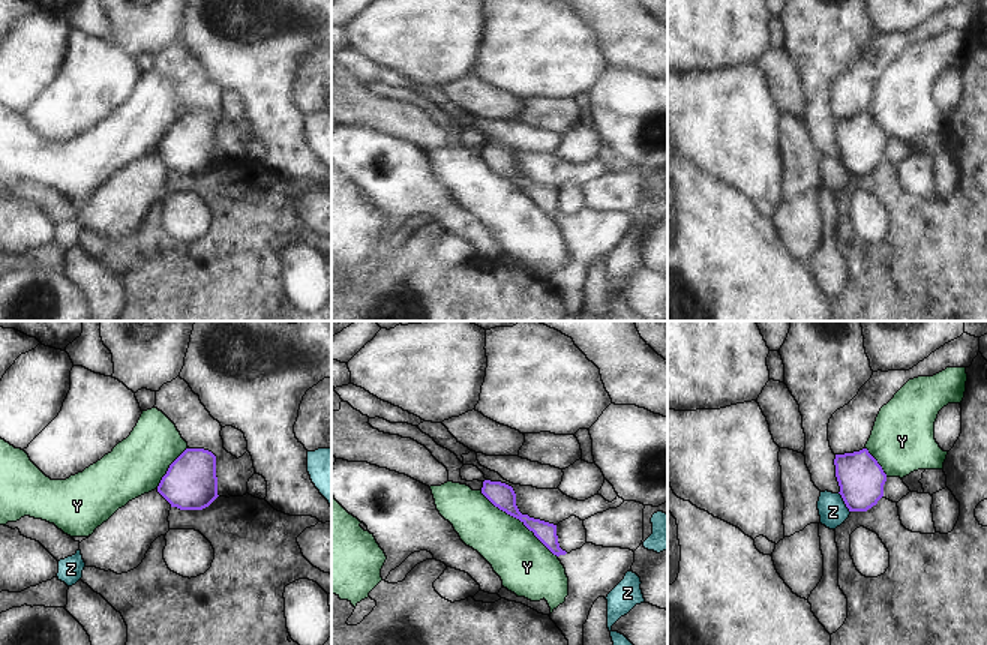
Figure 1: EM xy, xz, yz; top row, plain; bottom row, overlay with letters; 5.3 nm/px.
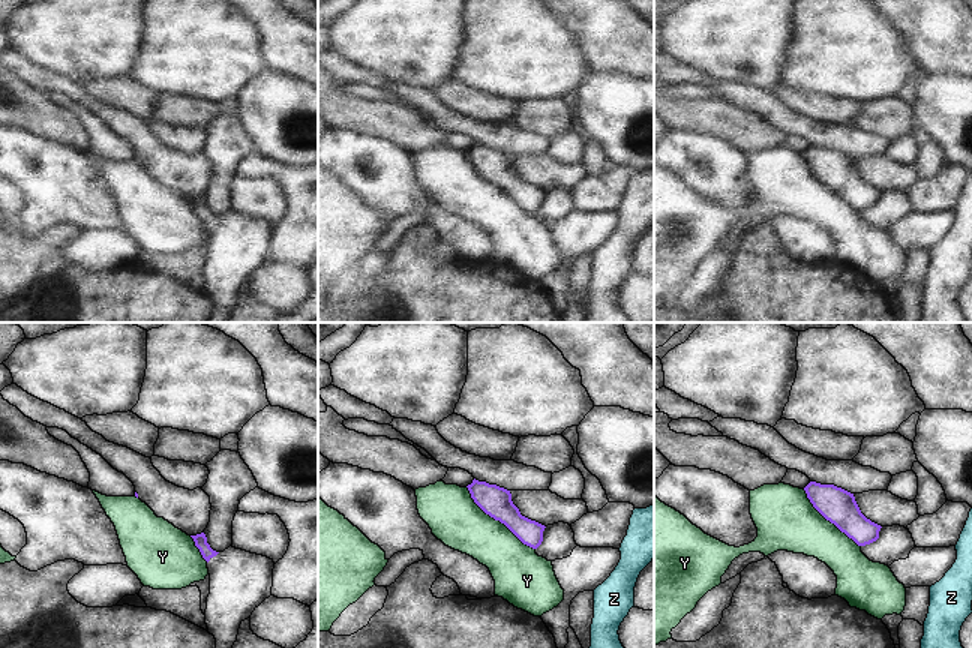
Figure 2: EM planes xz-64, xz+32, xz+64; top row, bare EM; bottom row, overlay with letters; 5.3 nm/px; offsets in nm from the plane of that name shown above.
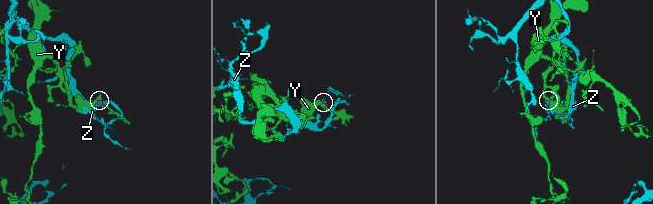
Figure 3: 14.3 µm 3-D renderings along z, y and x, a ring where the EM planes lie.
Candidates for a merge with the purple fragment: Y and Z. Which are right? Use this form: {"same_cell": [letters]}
{"same_cell": []}

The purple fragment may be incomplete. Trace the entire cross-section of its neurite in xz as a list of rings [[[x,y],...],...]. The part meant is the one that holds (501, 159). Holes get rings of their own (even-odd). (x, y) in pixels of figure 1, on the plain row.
[[[484,144],[482,158],[495,171],[519,183],[564,230],[568,242],[568,260],[549,280],[568,304],[566,321],[579,321],[584,310],[584,288],[594,266],[598,261],[606,262],[632,234],[634,216],[585,207],[580,213],[567,218],[560,212],[556,189],[519,176],[512,150]]]

